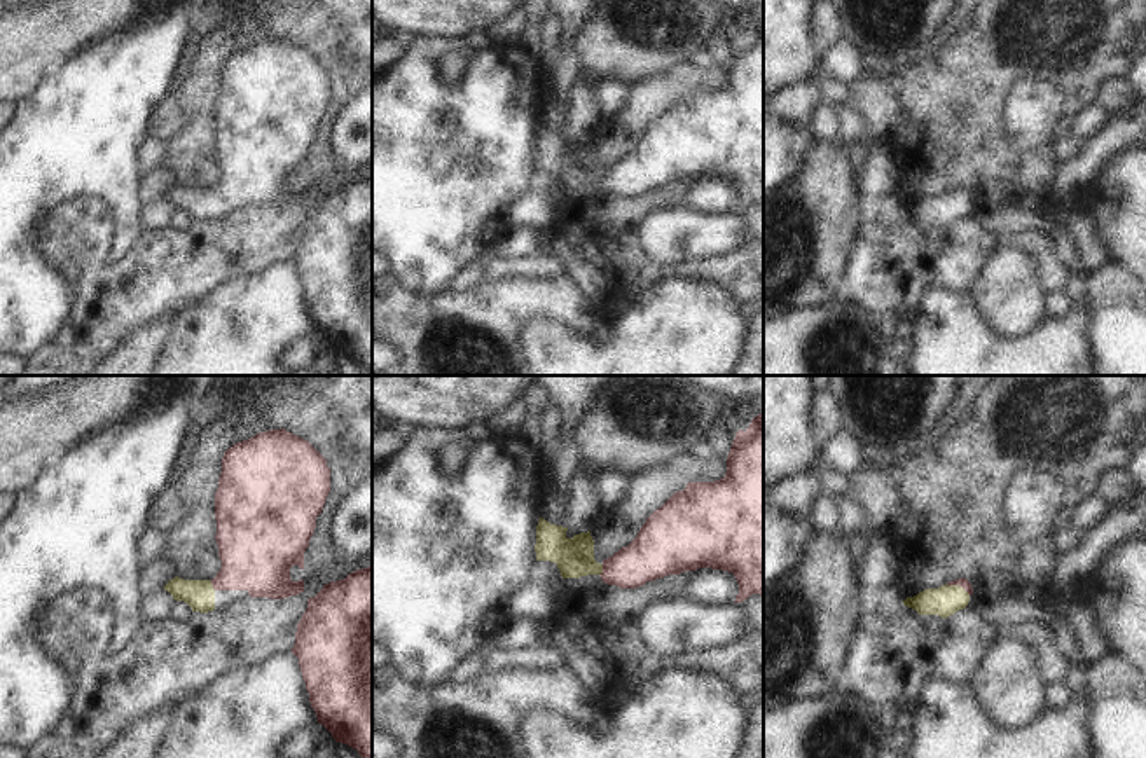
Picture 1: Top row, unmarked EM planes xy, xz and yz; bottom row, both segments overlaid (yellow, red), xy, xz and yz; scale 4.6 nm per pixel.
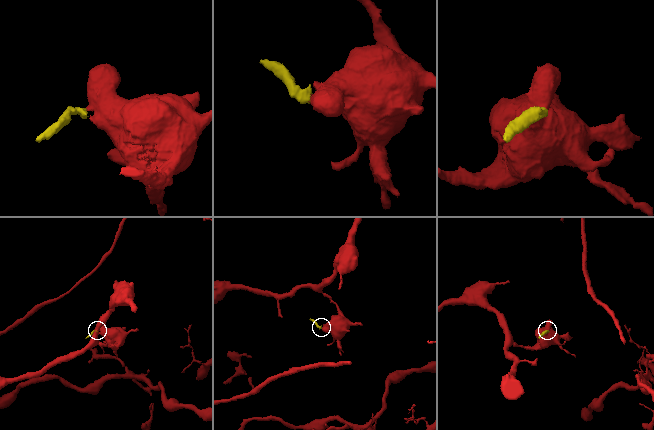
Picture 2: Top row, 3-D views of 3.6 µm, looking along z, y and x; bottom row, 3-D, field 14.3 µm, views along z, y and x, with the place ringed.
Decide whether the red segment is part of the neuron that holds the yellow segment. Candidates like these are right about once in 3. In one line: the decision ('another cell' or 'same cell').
same cell

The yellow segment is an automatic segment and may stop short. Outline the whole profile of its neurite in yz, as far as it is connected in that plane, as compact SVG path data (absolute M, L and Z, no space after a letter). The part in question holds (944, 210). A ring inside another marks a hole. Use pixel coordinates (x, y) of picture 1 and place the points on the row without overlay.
M959 187L938 197L926 197L914 206L907 206L903 213L915 218L919 224L938 224L947 227L964 218L971 203L971 192L966 187Z

